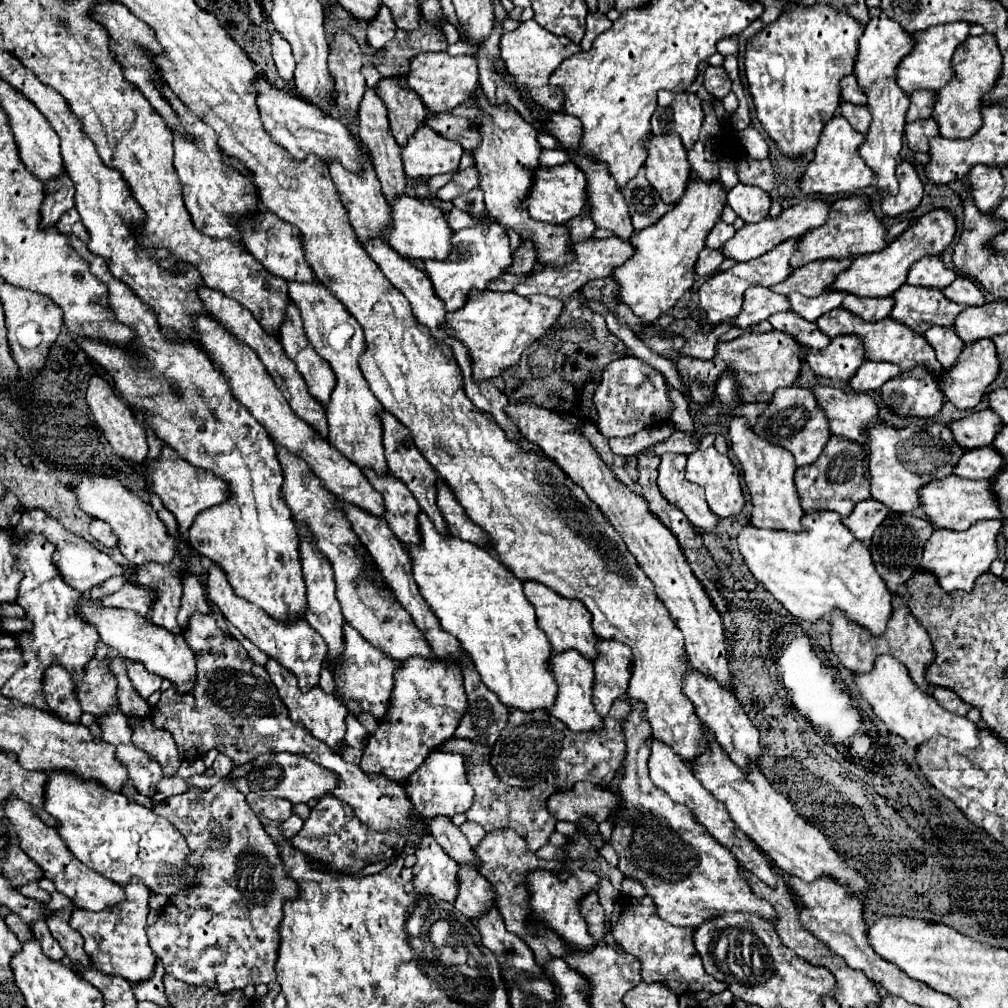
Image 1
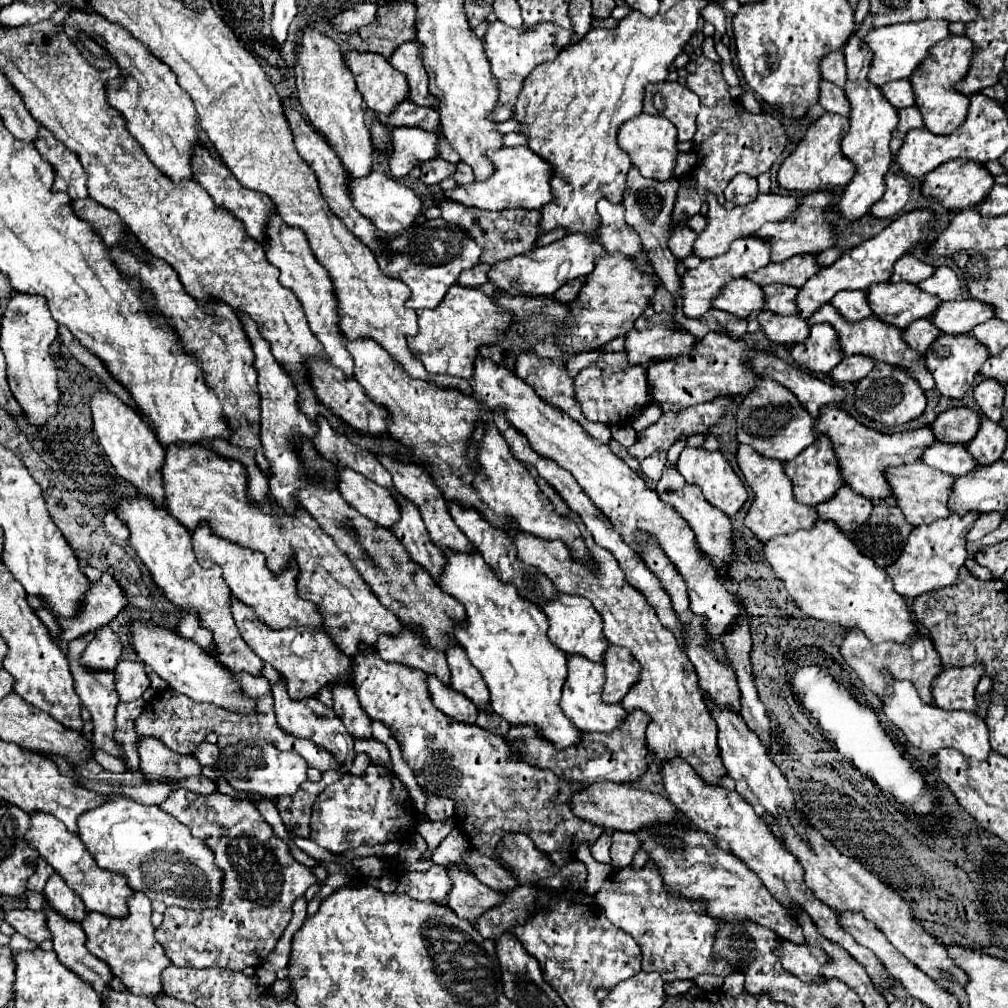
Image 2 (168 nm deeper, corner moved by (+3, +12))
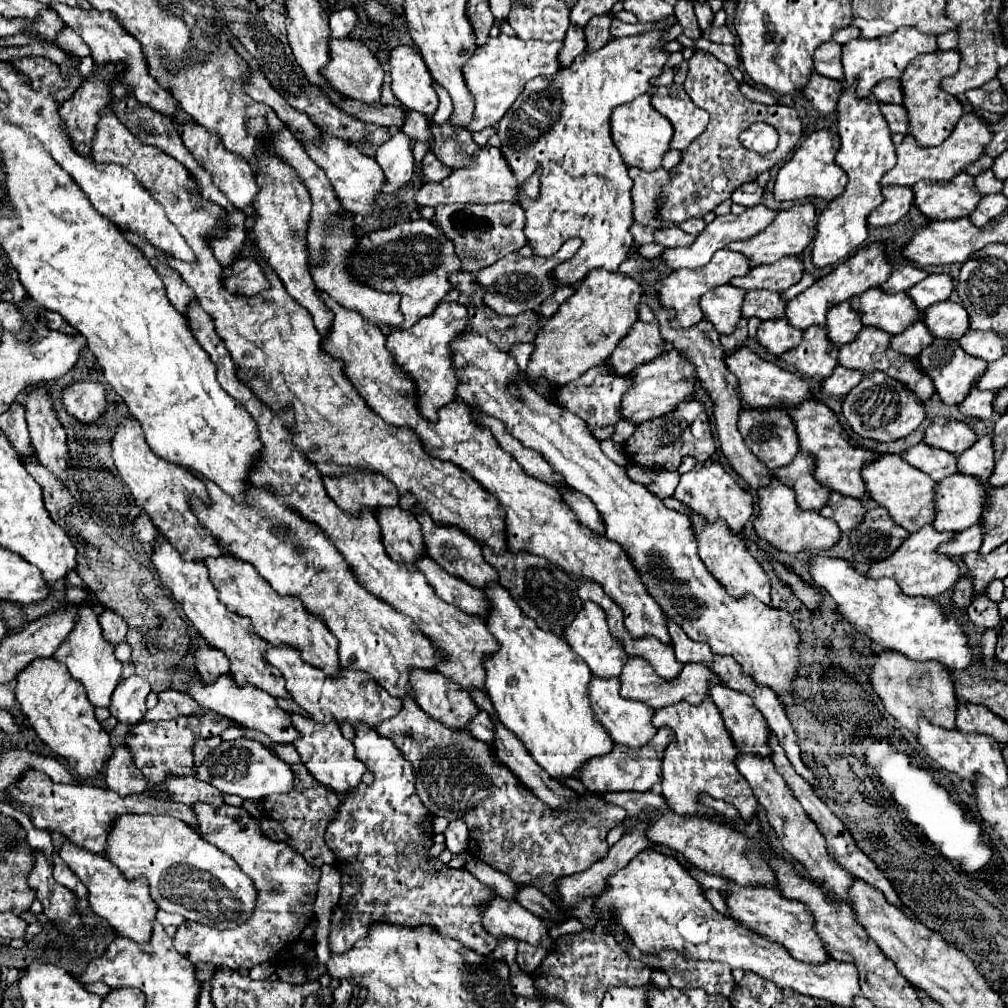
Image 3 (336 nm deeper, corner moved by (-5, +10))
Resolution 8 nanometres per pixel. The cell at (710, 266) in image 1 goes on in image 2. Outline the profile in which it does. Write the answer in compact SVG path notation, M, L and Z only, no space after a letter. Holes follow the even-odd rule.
M675 226L667 248L673 252L675 258L685 258L685 256L693 254L695 238L697 238L697 234L693 230L689 230L687 226Z

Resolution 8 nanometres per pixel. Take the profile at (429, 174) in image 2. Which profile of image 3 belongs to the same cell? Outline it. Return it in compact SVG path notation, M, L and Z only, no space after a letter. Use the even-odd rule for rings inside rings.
M427 152L427 154L425 154L425 158L423 158L423 176L425 176L425 180L437 182L437 180L447 178L451 172L453 172L453 170L447 168L443 162L439 162L433 152Z

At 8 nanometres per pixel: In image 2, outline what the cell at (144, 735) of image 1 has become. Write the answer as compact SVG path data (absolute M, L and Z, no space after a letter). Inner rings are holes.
M155 738L139 740L139 756L141 756L141 772L167 776L169 780L183 780L189 776L201 776L201 764L193 756L181 756L171 752Z

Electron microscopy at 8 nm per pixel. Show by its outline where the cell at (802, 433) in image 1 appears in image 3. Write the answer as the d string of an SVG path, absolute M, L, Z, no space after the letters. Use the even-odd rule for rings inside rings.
M743 408L739 416L739 432L745 438L747 448L753 450L753 454L761 462L765 462L769 470L789 464L801 450L799 436L793 426L793 418L789 416L787 410L781 410L781 408Z

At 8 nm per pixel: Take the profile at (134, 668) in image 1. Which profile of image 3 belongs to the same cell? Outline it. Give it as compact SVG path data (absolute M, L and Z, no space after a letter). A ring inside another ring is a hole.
M129 676L119 682L111 698L111 714L119 722L139 724L147 712L145 698L151 692L151 686L141 676Z

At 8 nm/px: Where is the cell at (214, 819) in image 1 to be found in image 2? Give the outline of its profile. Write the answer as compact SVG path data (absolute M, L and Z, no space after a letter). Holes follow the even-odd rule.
M177 788L171 796L161 804L161 810L177 818L191 830L194 837L207 842L207 846L215 854L217 868L225 874L223 876L223 894L221 904L215 910L185 910L185 908L167 908L163 914L163 924L157 928L155 938L165 948L167 958L175 966L191 966L191 968L227 968L227 970L243 970L247 966L261 966L261 962L269 956L275 948L277 940L281 938L283 930L291 920L291 906L297 898L305 894L305 890L317 882L313 870L299 864L293 856L289 846L277 838L271 826L263 820L259 810L249 800L239 800L225 794L193 794L191 790Z

